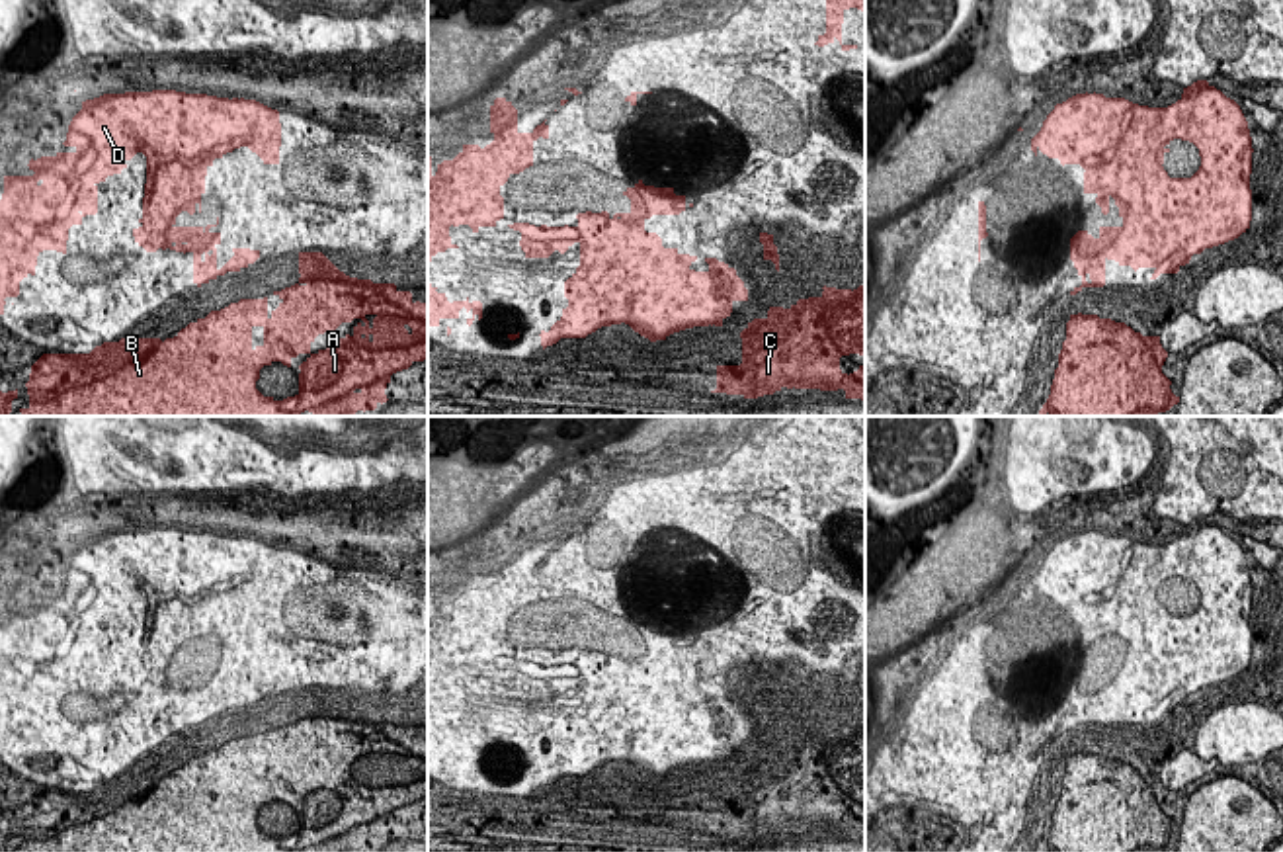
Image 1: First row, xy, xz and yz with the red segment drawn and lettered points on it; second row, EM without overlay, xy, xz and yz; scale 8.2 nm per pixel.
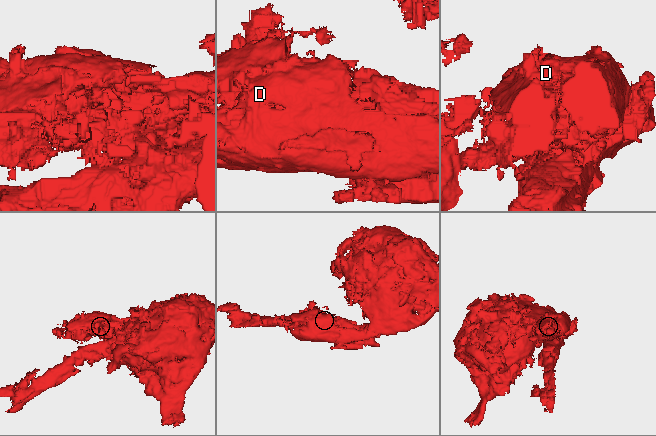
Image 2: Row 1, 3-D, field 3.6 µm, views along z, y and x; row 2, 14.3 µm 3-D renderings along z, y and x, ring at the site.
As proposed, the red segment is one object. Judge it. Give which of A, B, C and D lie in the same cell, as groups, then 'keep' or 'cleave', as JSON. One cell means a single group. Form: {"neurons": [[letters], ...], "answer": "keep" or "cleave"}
{"neurons": [["A", "B", "C"], ["D"]], "answer": "cleave"}

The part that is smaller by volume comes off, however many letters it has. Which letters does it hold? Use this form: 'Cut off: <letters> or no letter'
Cut off: A, B, C

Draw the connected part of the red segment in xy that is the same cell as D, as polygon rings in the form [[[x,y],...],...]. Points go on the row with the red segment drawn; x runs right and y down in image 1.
[[[176,90],[103,94],[82,102],[72,117],[64,147],[74,152],[57,152],[29,160],[33,176],[4,176],[0,199],[0,315],[6,297],[20,295],[20,281],[35,276],[37,256],[43,250],[66,254],[68,229],[82,225],[86,215],[98,213],[98,184],[121,174],[137,152],[146,156],[146,184],[141,227],[133,229],[135,242],[146,252],[158,248],[197,252],[203,227],[178,227],[182,211],[201,213],[207,168],[234,149],[248,147],[264,164],[279,164],[281,123],[279,111],[256,100],[217,98]]]

